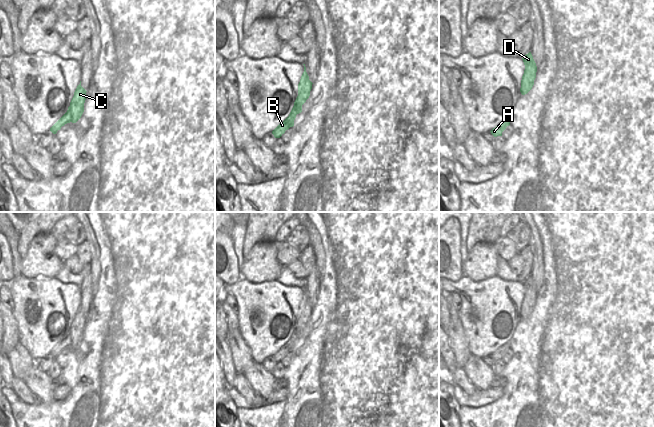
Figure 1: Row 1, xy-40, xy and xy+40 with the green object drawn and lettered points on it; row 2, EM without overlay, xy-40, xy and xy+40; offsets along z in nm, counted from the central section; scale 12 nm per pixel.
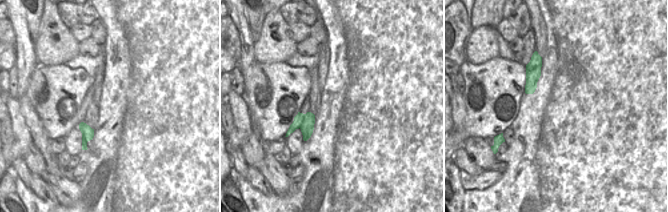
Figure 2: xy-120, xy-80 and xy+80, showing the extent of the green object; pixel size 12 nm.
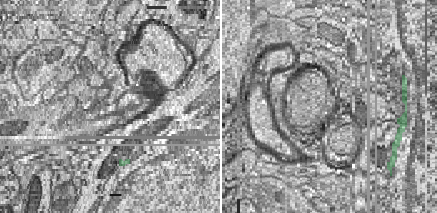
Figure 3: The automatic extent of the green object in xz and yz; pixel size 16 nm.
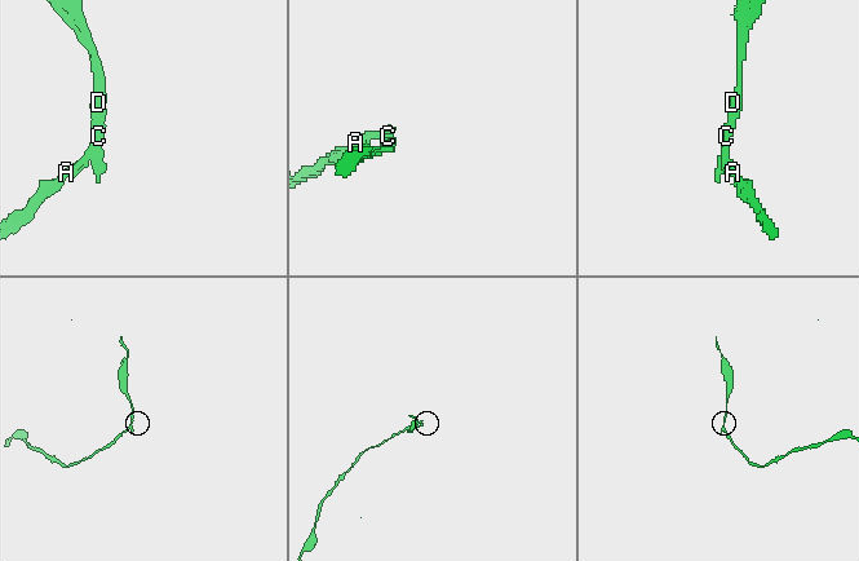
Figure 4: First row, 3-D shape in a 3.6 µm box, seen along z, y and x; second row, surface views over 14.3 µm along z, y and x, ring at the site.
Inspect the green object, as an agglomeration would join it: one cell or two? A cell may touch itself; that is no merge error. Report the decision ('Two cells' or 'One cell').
Two cells.

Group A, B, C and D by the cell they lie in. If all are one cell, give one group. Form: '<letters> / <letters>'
A B / C D

